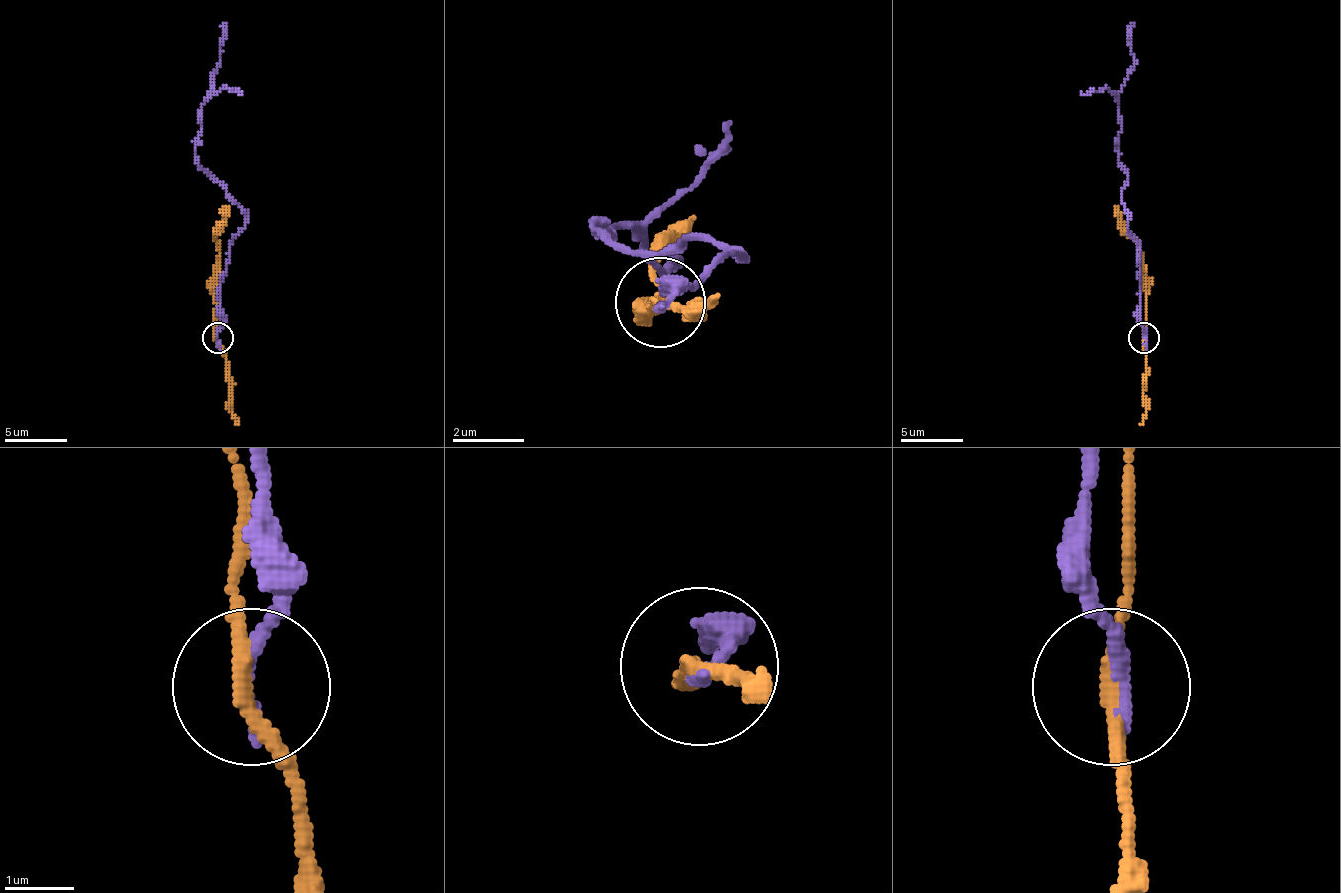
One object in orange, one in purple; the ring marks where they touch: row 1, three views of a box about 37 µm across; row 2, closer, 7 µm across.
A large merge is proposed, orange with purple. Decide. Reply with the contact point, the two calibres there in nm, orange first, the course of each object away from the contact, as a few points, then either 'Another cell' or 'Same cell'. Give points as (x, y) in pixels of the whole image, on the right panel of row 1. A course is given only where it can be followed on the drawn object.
Place: (1144, 338). Thickness 200 nm (orange) against 240 nm. Course of orange: (1143, 337), (1143, 256), (1115, 206). Course of purple: (1143, 337), (1137, 241), (1121, 200), (1127, 172), (1118, 163), (1118, 91), (1134, 63), (1131, 23). Another cell

